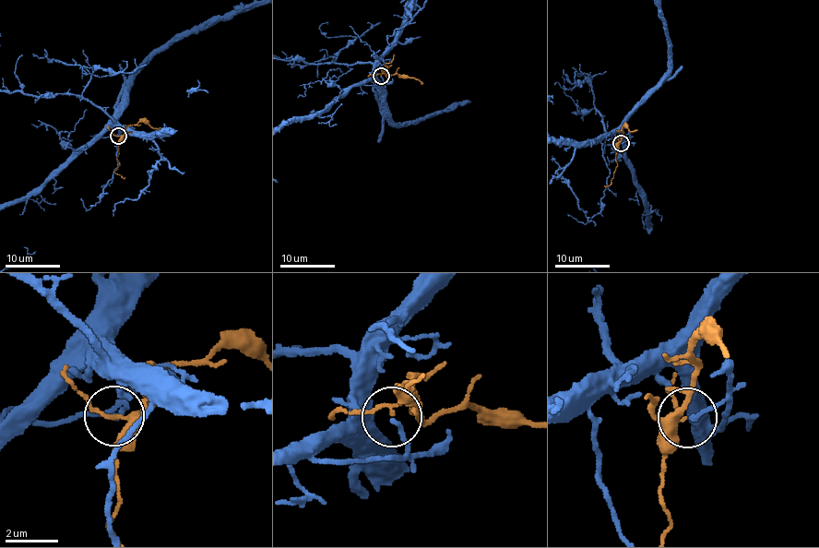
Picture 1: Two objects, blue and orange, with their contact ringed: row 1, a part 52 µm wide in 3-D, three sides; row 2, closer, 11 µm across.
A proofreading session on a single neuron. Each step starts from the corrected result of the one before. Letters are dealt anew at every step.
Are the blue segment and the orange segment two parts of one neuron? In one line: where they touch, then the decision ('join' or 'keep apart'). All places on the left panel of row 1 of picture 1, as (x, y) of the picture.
place (118, 136); keep apart

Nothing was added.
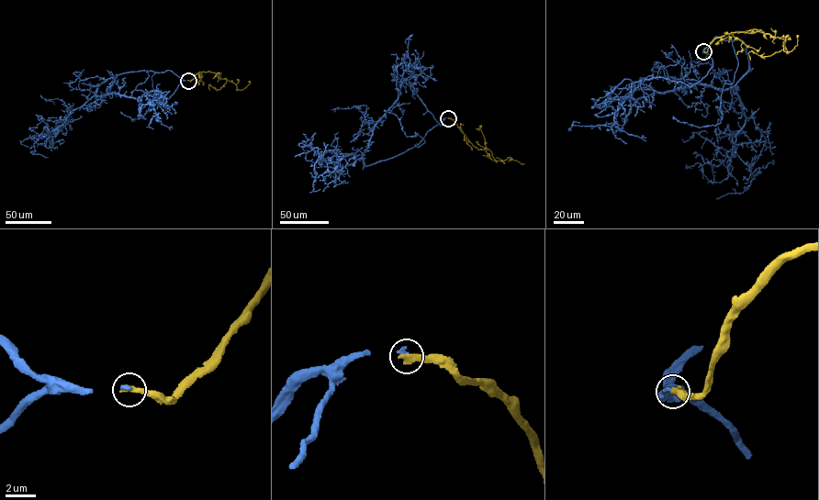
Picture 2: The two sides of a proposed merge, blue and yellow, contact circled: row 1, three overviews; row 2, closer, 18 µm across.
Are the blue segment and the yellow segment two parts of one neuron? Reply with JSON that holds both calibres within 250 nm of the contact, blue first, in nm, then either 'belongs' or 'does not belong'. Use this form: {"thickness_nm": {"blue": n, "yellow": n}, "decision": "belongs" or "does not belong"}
{"thickness_nm": {"blue": 220, "yellow": 440}, "decision": "does not belong"}

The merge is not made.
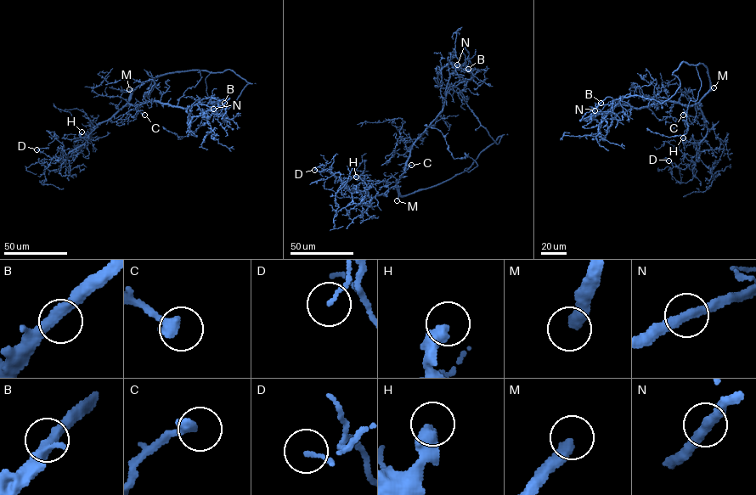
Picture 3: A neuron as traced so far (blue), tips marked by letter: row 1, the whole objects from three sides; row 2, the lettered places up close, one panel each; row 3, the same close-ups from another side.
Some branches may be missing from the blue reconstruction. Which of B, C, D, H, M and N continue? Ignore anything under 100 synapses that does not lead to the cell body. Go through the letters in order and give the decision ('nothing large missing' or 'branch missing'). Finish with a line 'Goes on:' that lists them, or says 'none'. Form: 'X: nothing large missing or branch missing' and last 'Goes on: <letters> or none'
B: nothing large missing
C: nothing large missing
D: nothing large missing
H: nothing large missing
M: branch missing
N: nothing large missing
Goes on: M

